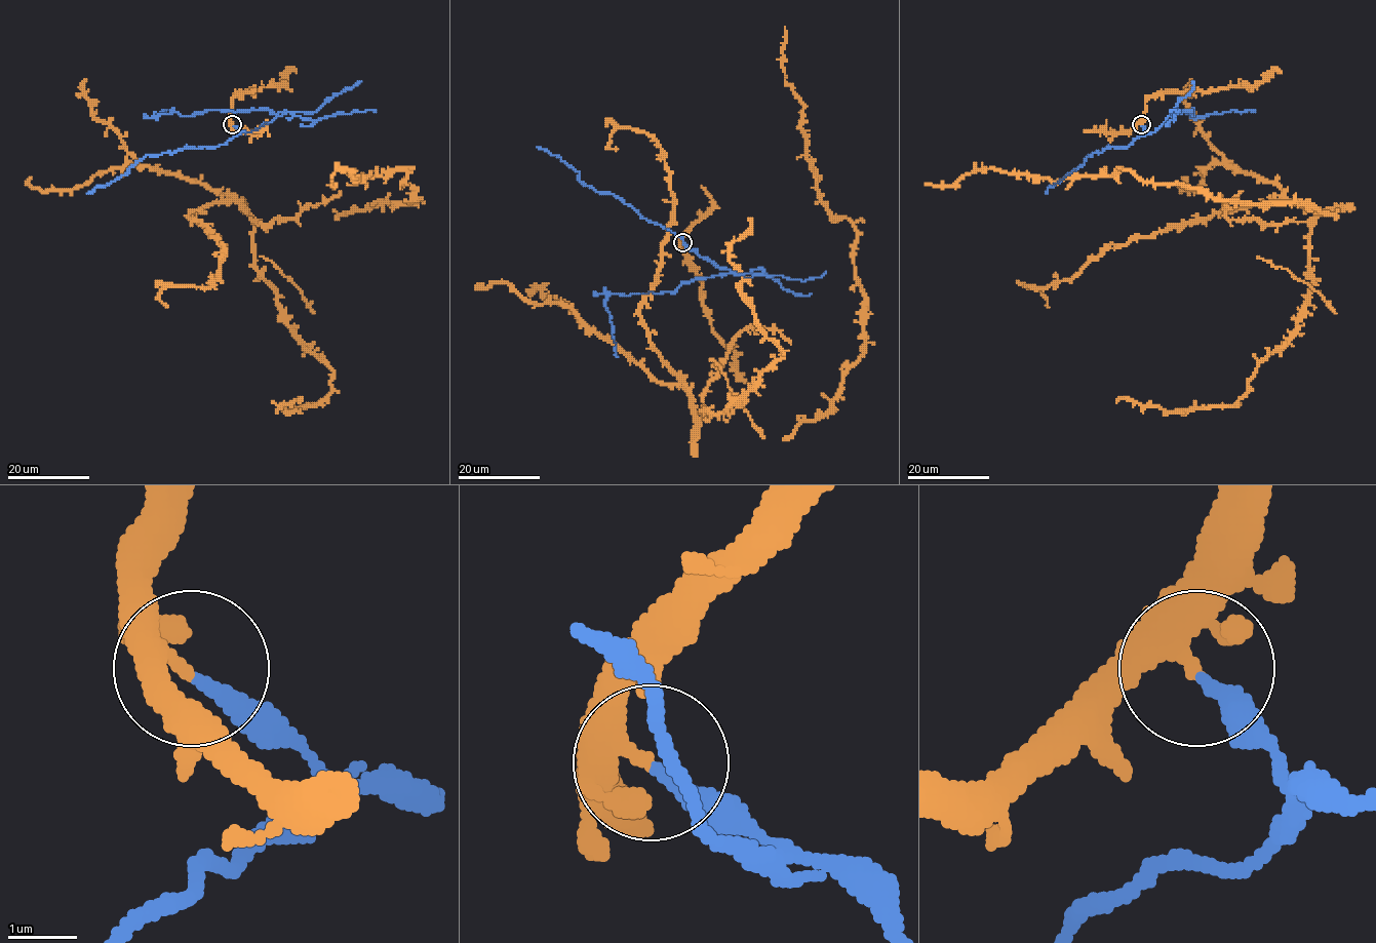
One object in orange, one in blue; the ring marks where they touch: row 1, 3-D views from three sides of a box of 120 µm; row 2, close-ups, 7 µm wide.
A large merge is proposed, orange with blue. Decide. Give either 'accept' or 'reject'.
reject

